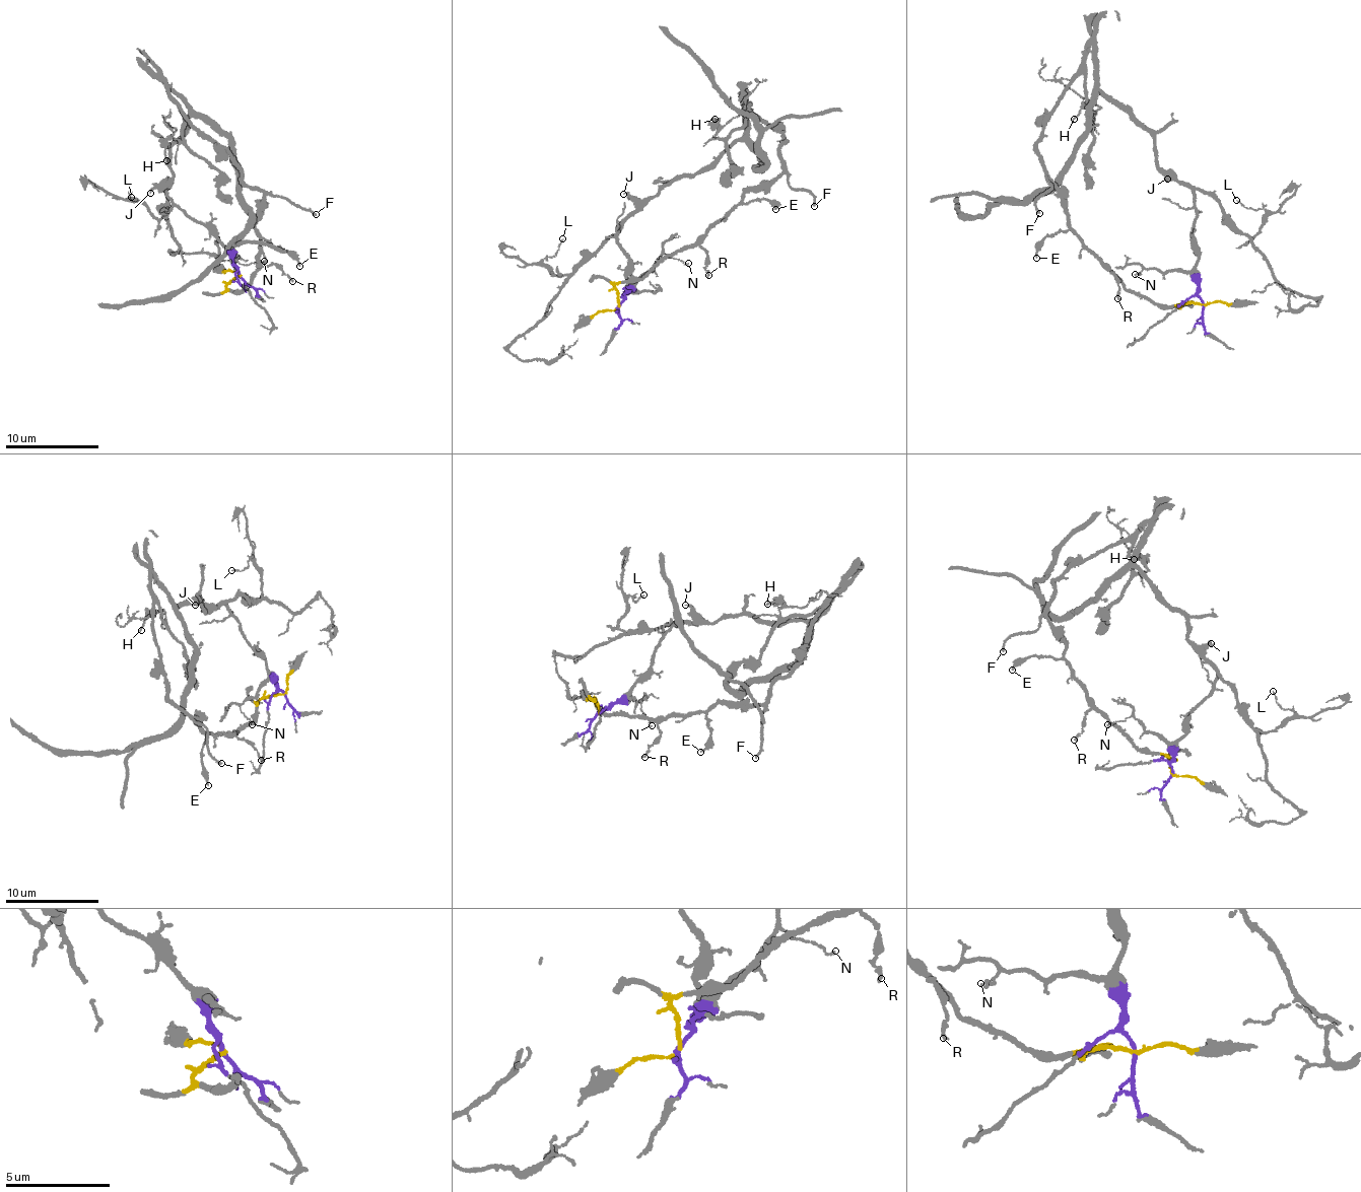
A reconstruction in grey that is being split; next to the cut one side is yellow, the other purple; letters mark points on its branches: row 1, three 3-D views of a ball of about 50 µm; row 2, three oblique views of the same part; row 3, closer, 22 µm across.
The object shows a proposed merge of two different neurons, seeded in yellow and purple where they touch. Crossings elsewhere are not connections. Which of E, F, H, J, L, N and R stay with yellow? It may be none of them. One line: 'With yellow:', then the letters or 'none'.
With yellow: E, F, H, R

